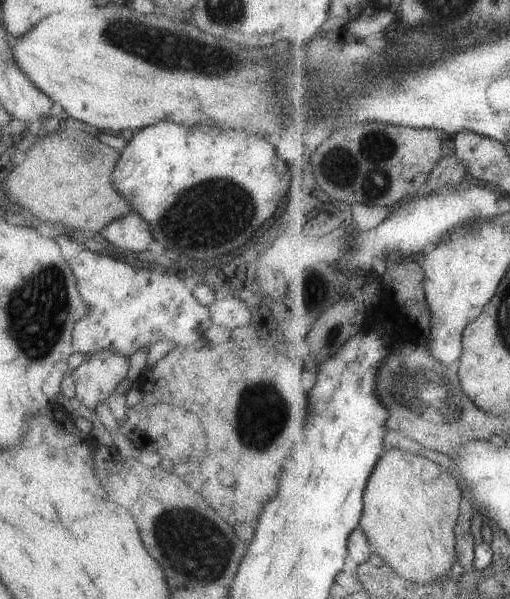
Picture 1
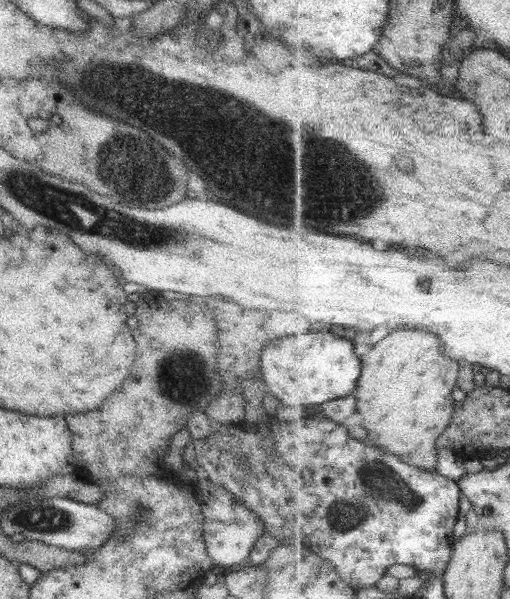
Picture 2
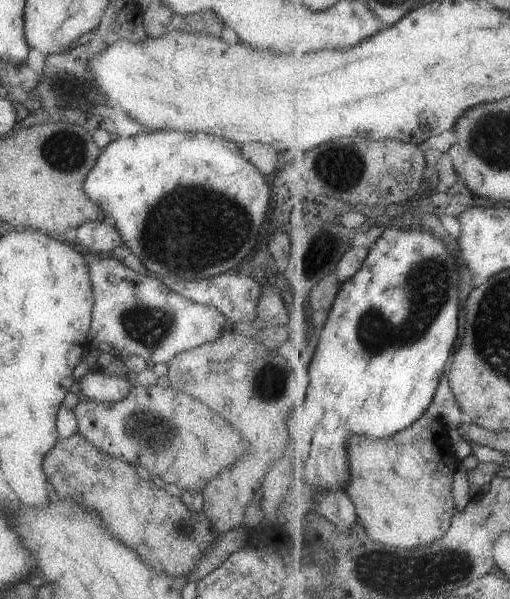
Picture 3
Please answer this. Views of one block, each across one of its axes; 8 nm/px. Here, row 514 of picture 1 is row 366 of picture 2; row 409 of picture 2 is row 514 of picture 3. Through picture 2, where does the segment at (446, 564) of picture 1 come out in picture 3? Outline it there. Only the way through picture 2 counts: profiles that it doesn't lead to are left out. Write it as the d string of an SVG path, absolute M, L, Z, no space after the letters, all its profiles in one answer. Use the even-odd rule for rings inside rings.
M435 404L416 420L409 428L401 430L389 438L355 438L349 450L351 480L347 482L346 492L356 506L358 518L366 527L368 536L375 542L395 548L419 548L433 544L445 536L456 514L453 500L453 475L457 472L460 459L452 446L451 429L441 418Z

